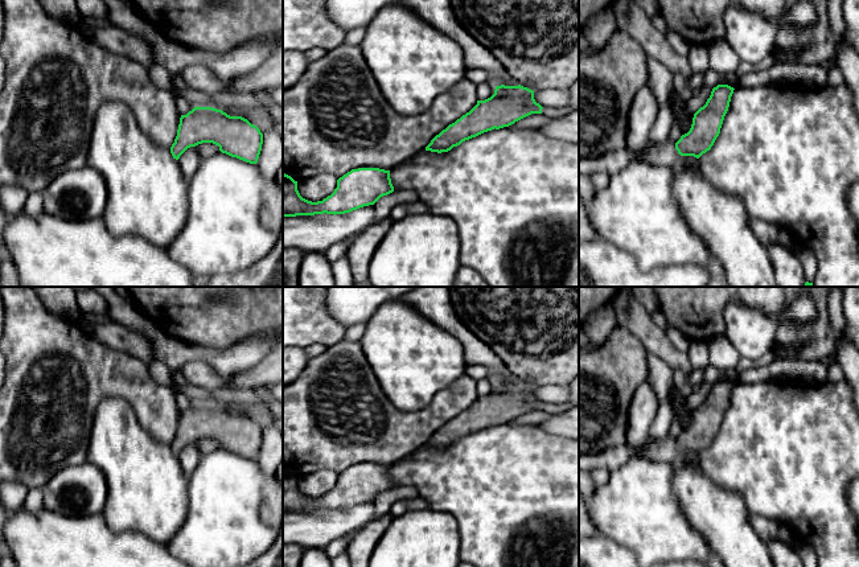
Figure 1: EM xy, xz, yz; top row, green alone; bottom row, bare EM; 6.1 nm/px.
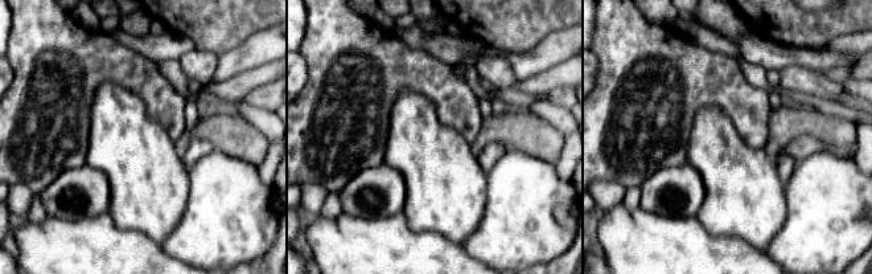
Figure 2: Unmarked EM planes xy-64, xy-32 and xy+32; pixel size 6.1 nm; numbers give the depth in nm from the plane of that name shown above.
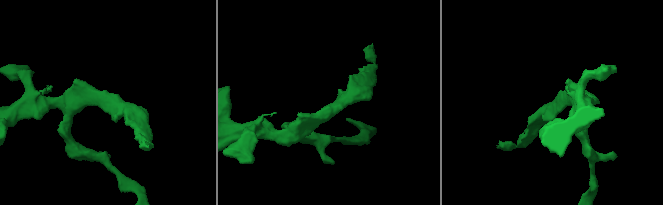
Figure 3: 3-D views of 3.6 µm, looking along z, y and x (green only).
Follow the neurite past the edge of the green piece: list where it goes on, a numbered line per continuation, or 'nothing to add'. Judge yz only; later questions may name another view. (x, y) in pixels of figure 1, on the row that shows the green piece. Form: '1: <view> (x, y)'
1: yz (664, 153)

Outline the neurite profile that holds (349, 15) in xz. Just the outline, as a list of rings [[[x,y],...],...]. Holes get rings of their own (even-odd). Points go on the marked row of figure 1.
[[[326,0],[329,19],[344,32],[367,28],[385,5],[400,0]]]

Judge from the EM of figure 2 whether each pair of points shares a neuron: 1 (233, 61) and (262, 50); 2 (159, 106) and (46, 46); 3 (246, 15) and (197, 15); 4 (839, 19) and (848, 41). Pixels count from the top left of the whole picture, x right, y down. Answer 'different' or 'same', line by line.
1: same
2: same
3: same
4: different

